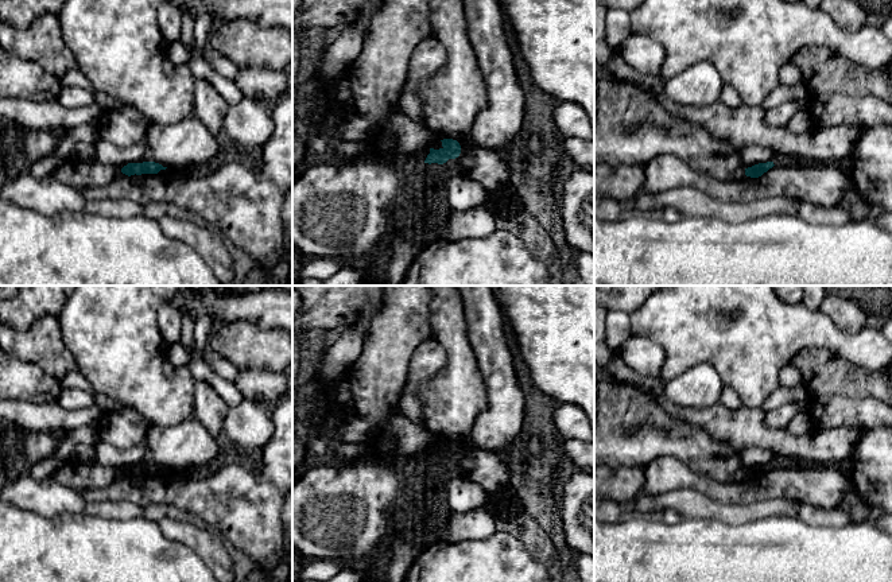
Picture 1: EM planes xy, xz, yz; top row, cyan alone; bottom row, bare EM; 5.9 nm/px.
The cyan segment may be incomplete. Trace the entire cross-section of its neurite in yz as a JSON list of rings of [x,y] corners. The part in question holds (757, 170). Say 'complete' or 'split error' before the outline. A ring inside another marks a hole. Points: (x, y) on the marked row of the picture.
complete | [[[773,162],[755,164],[752,167],[745,168],[745,175],[751,178],[759,178],[773,166]]]

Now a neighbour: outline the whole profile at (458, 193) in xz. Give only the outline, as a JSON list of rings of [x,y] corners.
[[[446,171],[442,176],[441,199],[446,210],[459,212],[477,207],[489,201],[485,189],[462,174]]]

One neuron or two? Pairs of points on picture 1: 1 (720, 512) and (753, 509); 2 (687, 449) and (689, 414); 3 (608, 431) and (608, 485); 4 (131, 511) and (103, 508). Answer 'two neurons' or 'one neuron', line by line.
1: one neuron
2: two neurons
3: two neurons
4: one neuron

